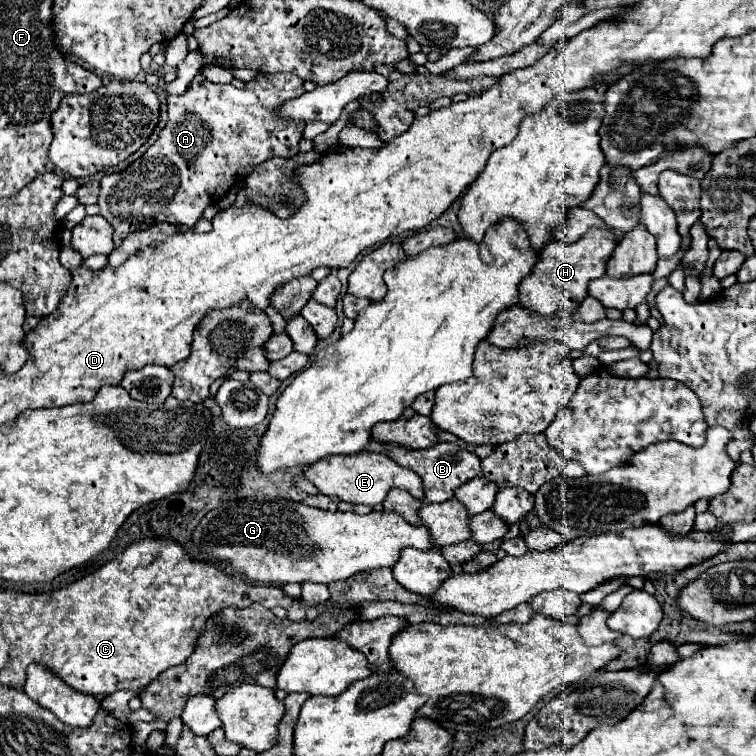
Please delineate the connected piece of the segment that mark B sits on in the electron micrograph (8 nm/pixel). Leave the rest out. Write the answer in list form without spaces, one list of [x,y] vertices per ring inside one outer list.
[[[440,442],[436,446],[430,446],[428,450],[408,450],[408,448],[398,448],[394,444],[386,444],[386,448],[388,448],[390,458],[394,458],[400,466],[414,470],[422,478],[426,502],[446,502],[452,498],[454,488],[482,474],[480,458],[474,452],[468,452],[452,442]]]

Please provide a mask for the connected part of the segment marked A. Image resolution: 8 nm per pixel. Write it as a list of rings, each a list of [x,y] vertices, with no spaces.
[[[200,72],[194,76],[190,88],[182,96],[168,96],[168,124],[162,128],[158,140],[132,164],[116,174],[108,174],[100,180],[100,216],[114,226],[114,244],[118,246],[130,232],[144,230],[156,222],[178,222],[194,226],[204,208],[224,198],[224,194],[244,182],[252,170],[272,156],[292,158],[299,153],[302,124],[282,120],[272,110],[284,100],[304,94],[302,80],[294,74],[258,74],[246,88],[238,89],[229,84],[212,84]]]

